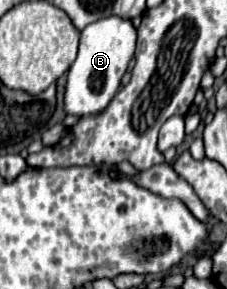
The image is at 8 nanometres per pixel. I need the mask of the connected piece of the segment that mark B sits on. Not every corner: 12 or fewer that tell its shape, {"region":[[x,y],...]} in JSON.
{"region":[[123,18],[81,30],[67,114],[101,114],[119,92],[137,32]]}

